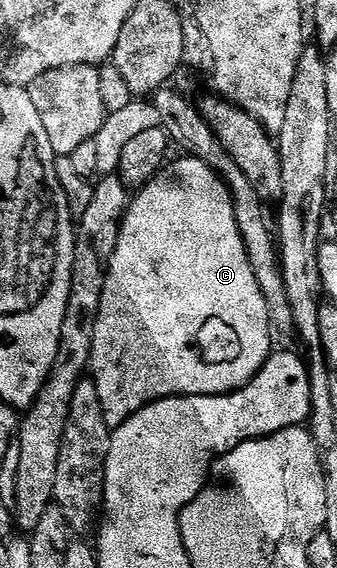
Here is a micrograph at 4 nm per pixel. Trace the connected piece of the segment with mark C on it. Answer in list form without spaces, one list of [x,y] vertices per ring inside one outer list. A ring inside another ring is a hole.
[[[187,155],[181,158],[181,161],[176,161],[173,165],[172,162],[165,164],[156,178],[131,198],[124,221],[120,224],[118,247],[114,247],[114,255],[108,260],[108,271],[104,275],[102,307],[94,323],[90,380],[98,387],[98,399],[102,403],[104,418],[109,429],[113,431],[122,423],[126,423],[126,419],[145,409],[147,405],[153,405],[156,401],[167,397],[217,397],[241,389],[242,386],[250,384],[256,372],[268,362],[274,349],[272,346],[274,326],[268,320],[266,299],[258,287],[258,279],[254,279],[254,271],[246,255],[244,240],[234,219],[232,192],[205,161]]]

